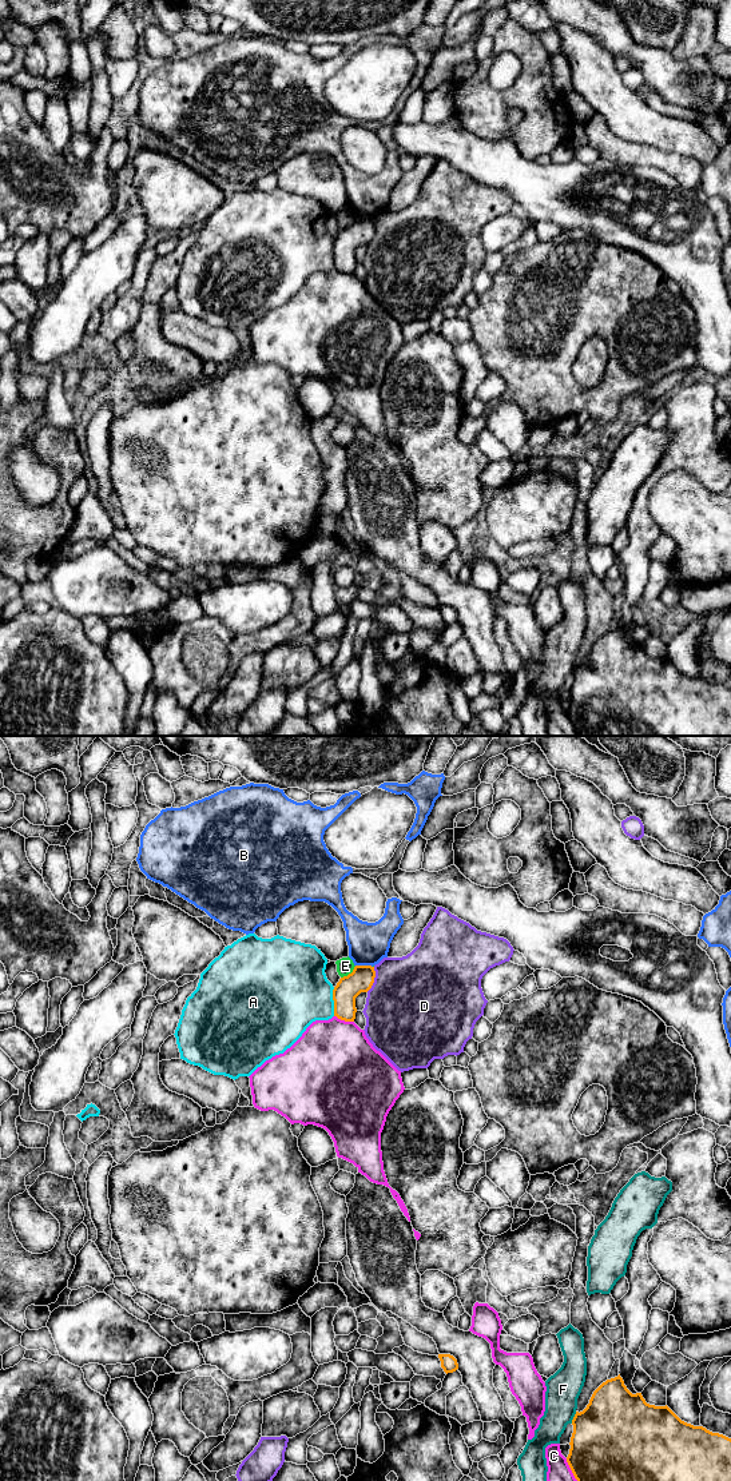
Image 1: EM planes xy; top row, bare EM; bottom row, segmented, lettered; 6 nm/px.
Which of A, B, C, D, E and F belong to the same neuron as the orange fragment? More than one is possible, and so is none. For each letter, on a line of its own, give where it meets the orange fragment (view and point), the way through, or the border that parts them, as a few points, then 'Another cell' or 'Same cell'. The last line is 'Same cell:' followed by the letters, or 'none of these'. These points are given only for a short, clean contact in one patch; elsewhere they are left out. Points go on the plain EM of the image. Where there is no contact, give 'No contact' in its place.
A: Touches orange at xy (334, 254). Another cell
B: Touches orange at xy (364, 218). Another cell
C: Touches orange at xy (344, 271). Another cell
D: Touches orange at xy (373, 231). Another cell
E: Touches orange at xy (349, 226). Boundary: xy (356, 218), (341, 230). Another cell
F: Touches orange at xy (573, 669). Another cell
Same cell: none of these

